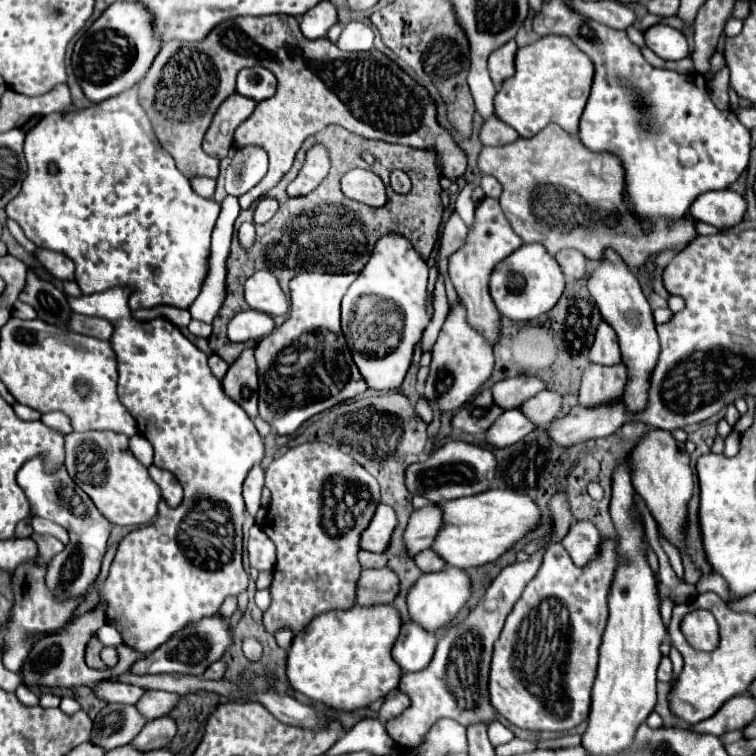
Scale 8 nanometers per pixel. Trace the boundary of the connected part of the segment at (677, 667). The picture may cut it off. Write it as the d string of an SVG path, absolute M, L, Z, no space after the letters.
M670 646L670 648L671 649L670 649L670 653L669 653L669 658L673 665L673 677L672 677L672 680L670 681L672 683L679 676L679 674L683 668L683 658L682 658L681 654L676 650L675 647Z

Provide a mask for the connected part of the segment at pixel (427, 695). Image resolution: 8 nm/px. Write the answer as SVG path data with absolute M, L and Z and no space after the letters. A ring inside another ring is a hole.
M564 490L556 492L548 500L548 510L552 514L550 542L544 544L538 552L534 552L526 562L514 562L514 564L506 566L498 574L498 578L492 580L484 598L468 614L468 618L458 628L450 628L438 640L432 662L420 672L402 676L398 690L410 698L410 706L400 716L392 718L386 724L388 734L396 740L396 744L400 748L408 750L414 744L422 742L424 734L438 718L452 718L464 726L474 724L474 722L492 722L494 720L494 710L488 704L488 664L490 664L490 656L492 656L492 644L496 642L508 612L512 610L512 604L516 604L516 600L522 596L526 584L534 578L534 574L542 566L546 548L550 544L558 542L568 532L568 528L574 520L570 502L568 502L568 494Z

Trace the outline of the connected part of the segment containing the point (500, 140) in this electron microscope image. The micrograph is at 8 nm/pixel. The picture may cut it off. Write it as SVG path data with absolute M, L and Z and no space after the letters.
M490 116L488 120L484 120L480 128L480 142L484 146L504 146L508 142L514 142L516 138L518 138L518 132L508 124L504 124L502 120L498 120L496 116Z

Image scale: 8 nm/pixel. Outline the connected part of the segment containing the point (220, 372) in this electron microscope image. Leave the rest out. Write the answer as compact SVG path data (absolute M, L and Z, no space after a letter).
M212 354L212 356L208 358L208 366L210 366L210 370L212 370L212 374L214 374L216 378L222 378L222 376L226 374L226 370L228 370L228 364L226 364L220 356L216 356L216 354Z

